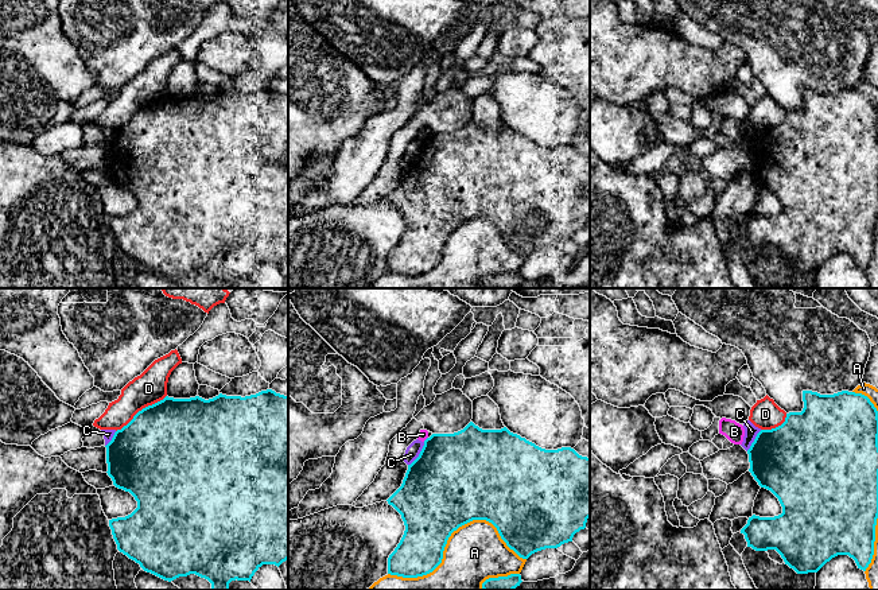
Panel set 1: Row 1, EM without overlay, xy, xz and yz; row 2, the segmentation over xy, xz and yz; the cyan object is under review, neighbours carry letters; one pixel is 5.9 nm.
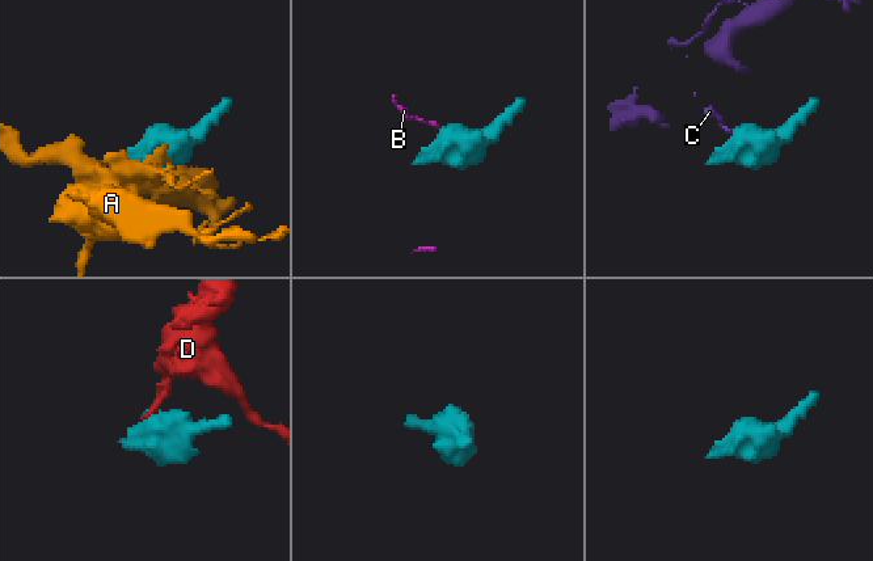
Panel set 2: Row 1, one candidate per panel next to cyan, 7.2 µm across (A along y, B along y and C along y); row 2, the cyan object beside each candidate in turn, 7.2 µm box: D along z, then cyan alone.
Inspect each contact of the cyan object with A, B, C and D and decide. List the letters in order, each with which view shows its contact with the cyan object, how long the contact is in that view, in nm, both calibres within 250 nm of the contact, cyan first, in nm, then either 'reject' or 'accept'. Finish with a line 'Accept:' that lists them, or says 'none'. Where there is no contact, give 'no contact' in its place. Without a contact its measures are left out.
A: xz | 850 nm | 460/360 nm | reject
B: xz | 40 nm | 460/60 nm | reject
C: xz | 170 nm | 500/90 nm | reject
D: xy | 380 nm | 500/190 nm | reject
Accept: none

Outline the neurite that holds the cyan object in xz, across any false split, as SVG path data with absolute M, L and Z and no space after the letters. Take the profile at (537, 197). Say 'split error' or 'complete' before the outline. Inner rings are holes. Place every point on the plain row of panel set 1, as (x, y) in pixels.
complete; M470 120L458 131L427 136L419 155L408 163L401 185L386 199L401 213L405 224L400 241L388 256L391 273L417 276L432 271L442 261L451 232L473 218L492 221L506 244L528 257L537 249L572 240L574 233L586 226L590 216L590 156L571 145L541 147L506 125L482 128Z

